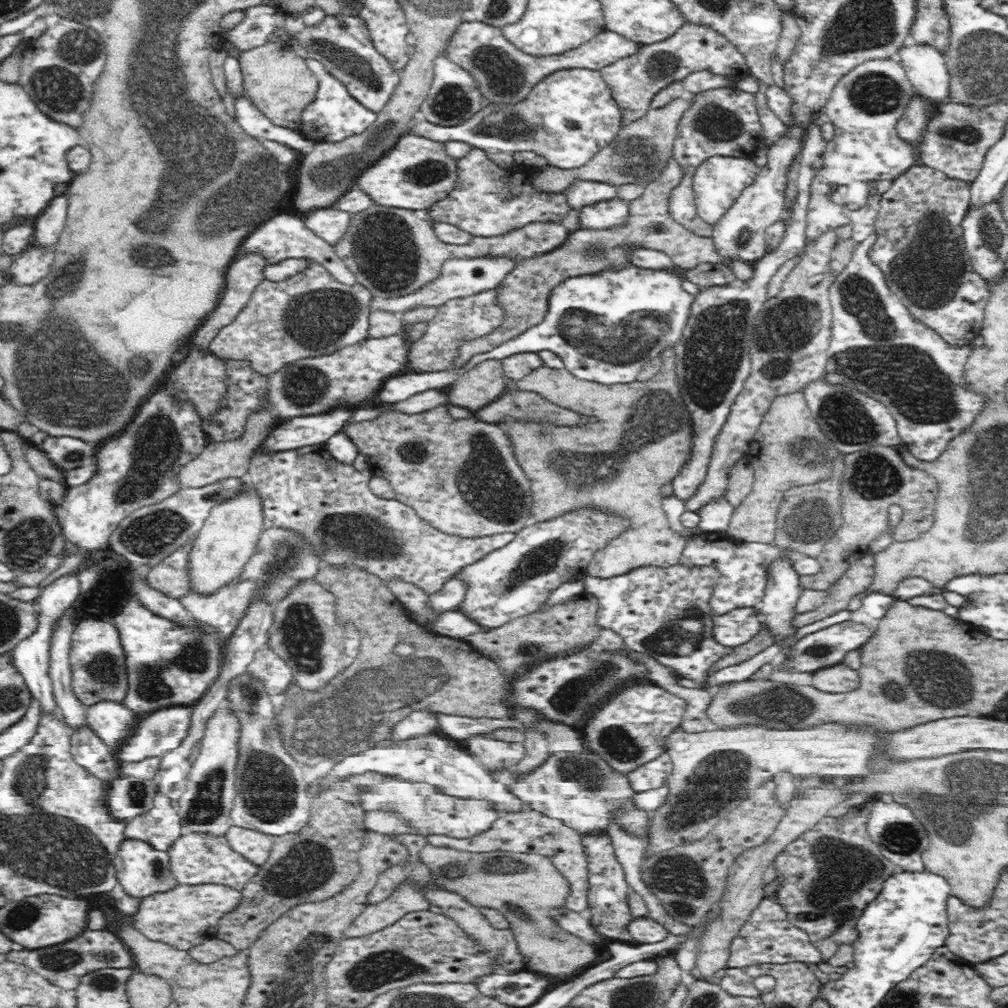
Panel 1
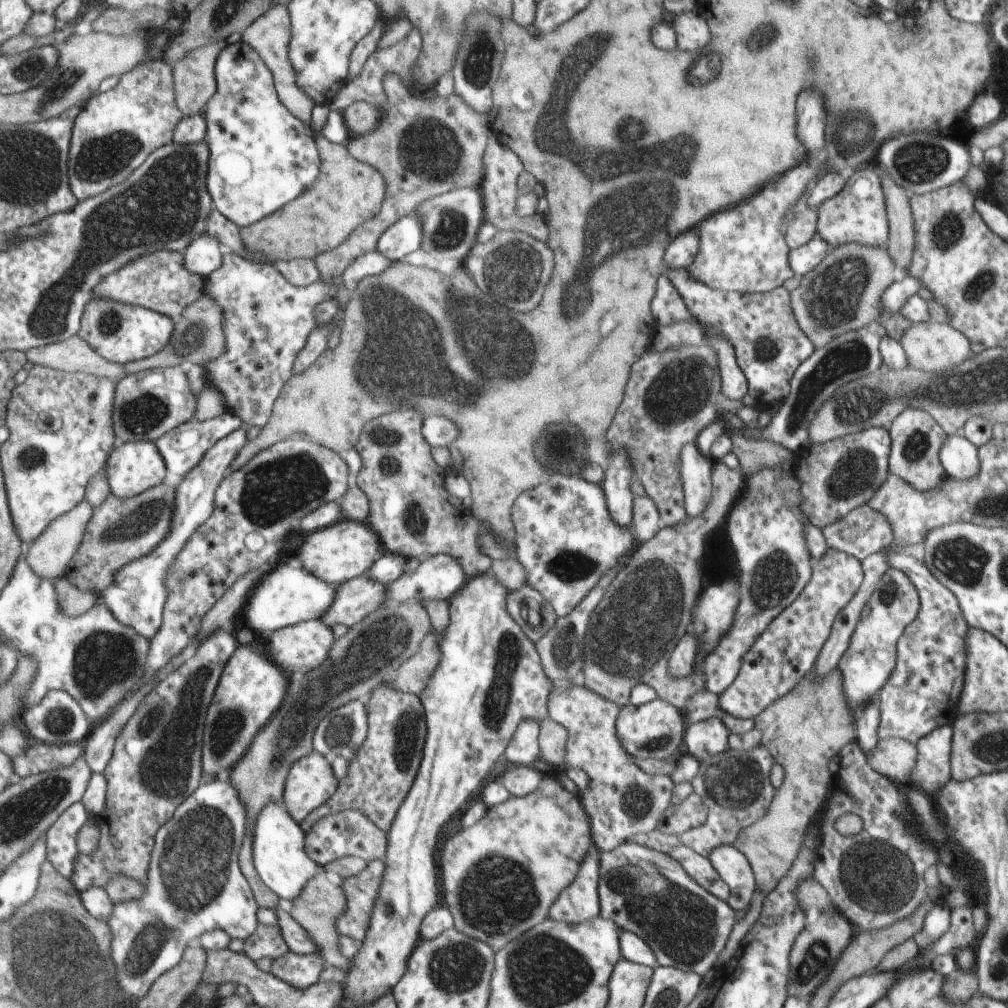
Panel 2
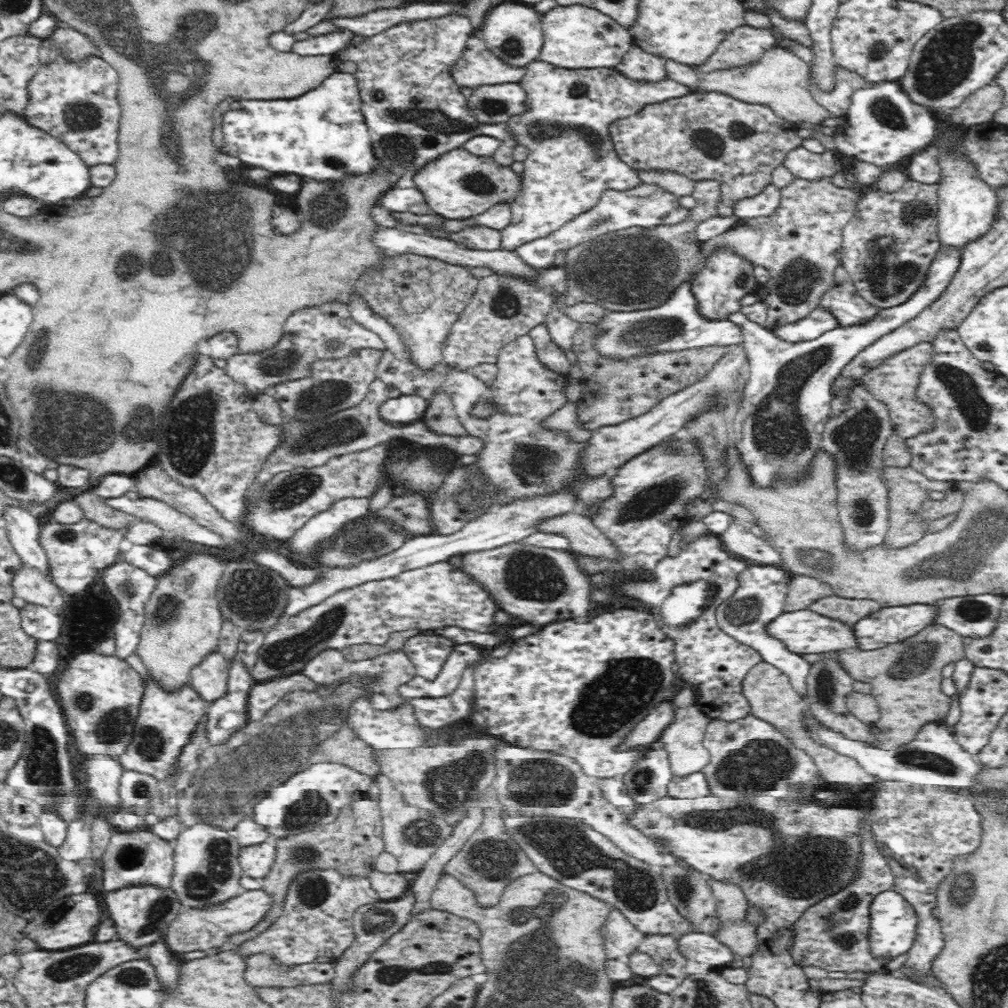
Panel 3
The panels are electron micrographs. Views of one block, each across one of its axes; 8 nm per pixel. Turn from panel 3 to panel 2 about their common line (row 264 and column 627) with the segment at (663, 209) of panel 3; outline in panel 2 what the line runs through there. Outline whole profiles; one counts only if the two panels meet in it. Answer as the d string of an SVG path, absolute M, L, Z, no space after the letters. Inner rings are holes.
M549 474L535 490L529 490L517 498L513 504L507 522L515 526L515 540L513 554L517 556L519 564L527 572L527 586L537 590L543 600L553 608L557 618L567 618L571 610L597 586L597 582L607 574L611 568L619 566L617 558L623 554L631 554L635 544L635 536L629 528L621 528L609 514L607 496L601 484L589 484L573 474Z

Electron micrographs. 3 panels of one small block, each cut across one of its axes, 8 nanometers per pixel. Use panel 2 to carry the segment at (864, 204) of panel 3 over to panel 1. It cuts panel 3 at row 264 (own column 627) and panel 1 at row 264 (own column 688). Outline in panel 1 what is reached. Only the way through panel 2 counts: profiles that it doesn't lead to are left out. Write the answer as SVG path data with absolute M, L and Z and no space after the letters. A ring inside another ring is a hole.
M914 164L878 198L876 240L868 252L870 262L884 274L888 288L906 304L912 316L952 346L972 344L982 334L992 290L974 272L966 252L962 222L972 202L970 188L970 182L952 180L944 172Z

